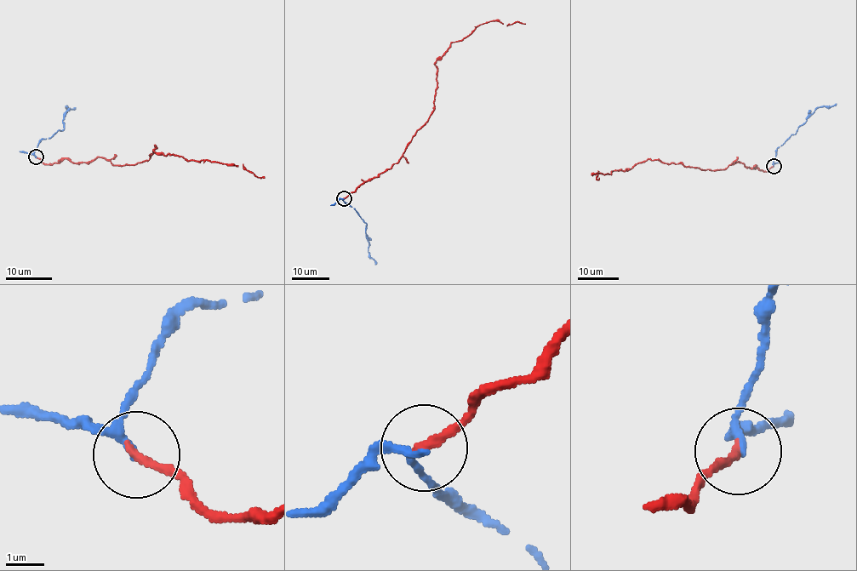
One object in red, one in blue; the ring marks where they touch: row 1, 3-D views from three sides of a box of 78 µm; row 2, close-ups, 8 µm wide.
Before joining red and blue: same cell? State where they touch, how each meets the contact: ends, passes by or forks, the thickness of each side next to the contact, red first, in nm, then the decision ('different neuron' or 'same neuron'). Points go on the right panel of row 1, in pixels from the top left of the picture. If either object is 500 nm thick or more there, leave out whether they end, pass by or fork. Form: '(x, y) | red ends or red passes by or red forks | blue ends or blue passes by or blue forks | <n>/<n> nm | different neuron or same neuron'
(774, 166) | red ends | blue passes by | 240/160 nm | same neuron

